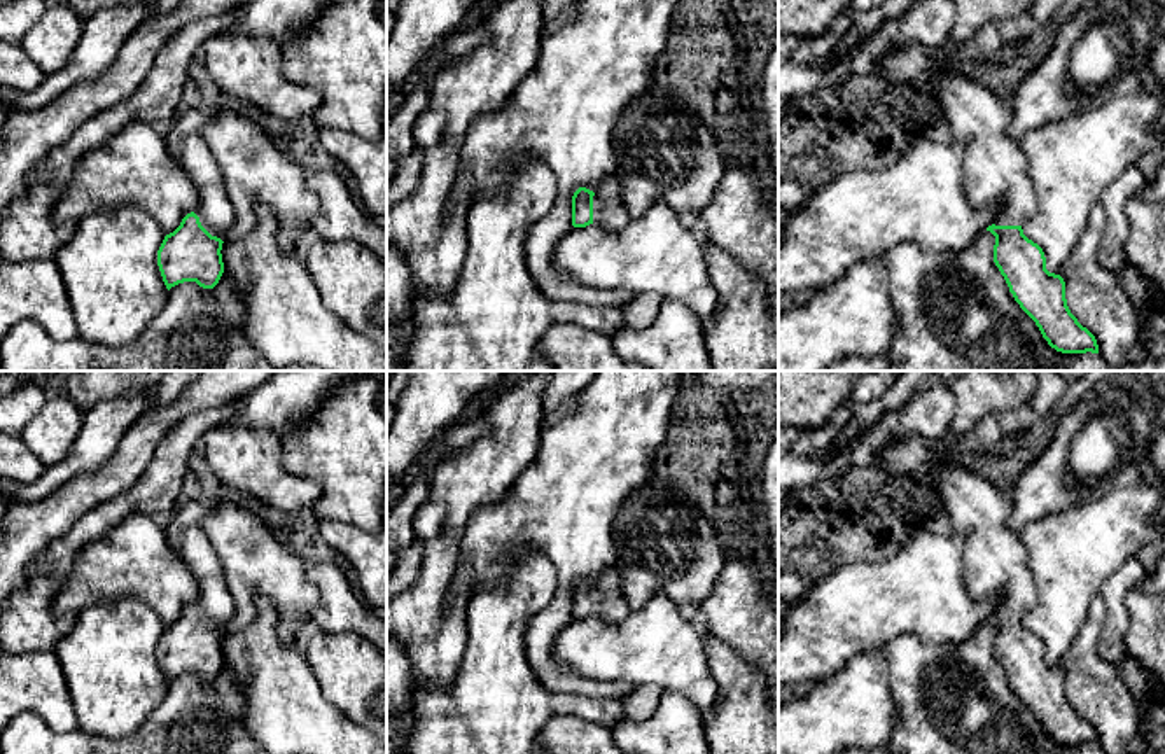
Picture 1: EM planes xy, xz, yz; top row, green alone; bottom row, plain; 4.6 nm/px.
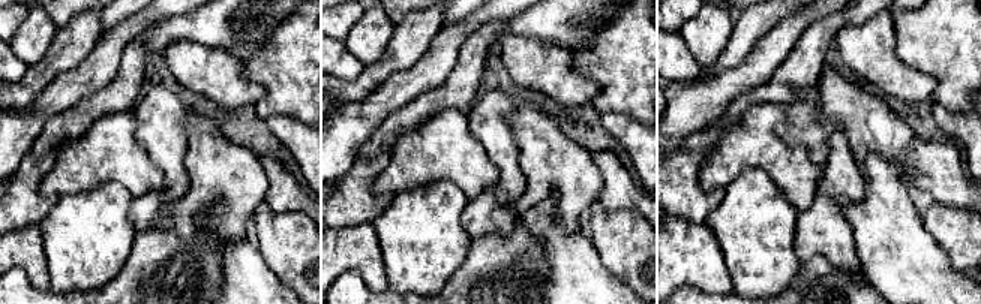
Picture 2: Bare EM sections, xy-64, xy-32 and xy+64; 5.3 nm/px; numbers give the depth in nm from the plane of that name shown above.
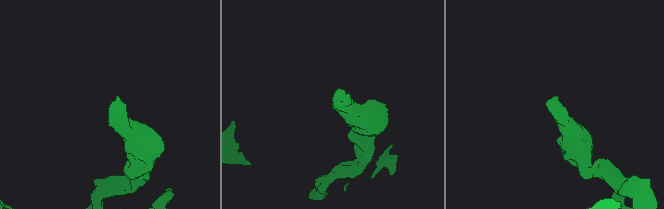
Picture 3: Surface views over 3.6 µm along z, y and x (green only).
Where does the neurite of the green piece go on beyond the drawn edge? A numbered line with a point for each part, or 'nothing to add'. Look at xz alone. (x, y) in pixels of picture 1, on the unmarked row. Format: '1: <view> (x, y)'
1: xz (609, 604)

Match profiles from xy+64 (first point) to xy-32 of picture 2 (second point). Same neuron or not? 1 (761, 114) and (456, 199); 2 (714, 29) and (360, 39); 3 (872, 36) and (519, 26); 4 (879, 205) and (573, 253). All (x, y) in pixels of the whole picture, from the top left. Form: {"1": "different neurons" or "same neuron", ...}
{"1": "different neurons", "2": "same neuron", "3": "different neurons", "4": "same neuron"}

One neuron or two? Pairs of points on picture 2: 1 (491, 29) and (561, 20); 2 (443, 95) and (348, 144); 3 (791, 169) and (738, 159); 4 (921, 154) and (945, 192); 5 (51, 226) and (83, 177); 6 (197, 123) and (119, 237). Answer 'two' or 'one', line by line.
1: two
2: two
3: one
4: one
5: two
6: two

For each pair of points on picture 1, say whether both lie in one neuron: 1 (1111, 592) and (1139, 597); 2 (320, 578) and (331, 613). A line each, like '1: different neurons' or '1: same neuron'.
1: different neurons
2: same neuron

